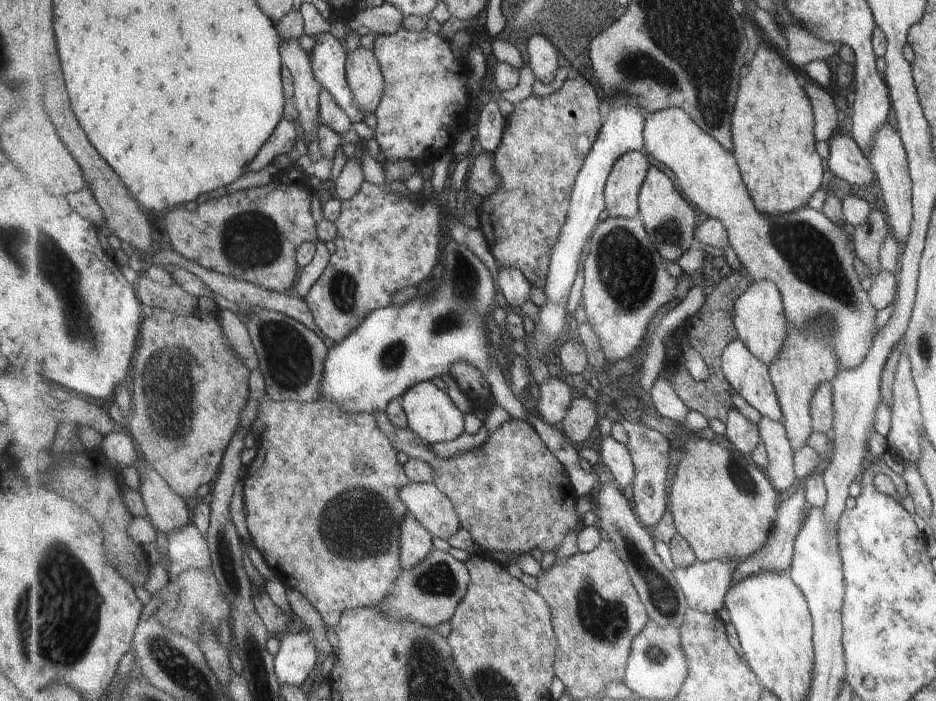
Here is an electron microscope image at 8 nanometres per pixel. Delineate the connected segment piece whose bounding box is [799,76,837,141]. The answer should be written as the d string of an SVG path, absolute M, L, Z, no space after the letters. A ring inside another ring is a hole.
M805 76L800 78L801 86L807 91L811 104L814 107L814 117L816 120L814 133L818 141L826 141L829 136L837 131L837 112L833 106L833 99L817 86L816 82L807 80Z

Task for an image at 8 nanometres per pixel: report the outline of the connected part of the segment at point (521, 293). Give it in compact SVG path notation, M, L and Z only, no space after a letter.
M500 267L498 280L503 295L515 310L532 300L532 284L525 273L519 269Z

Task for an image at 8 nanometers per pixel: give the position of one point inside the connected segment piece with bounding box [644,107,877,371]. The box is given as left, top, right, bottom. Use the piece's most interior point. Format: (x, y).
(811, 260)

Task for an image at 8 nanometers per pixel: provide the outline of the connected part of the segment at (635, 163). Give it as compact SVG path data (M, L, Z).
M641 151L624 154L614 164L606 184L606 208L609 217L641 218L639 195L650 166L645 152Z

